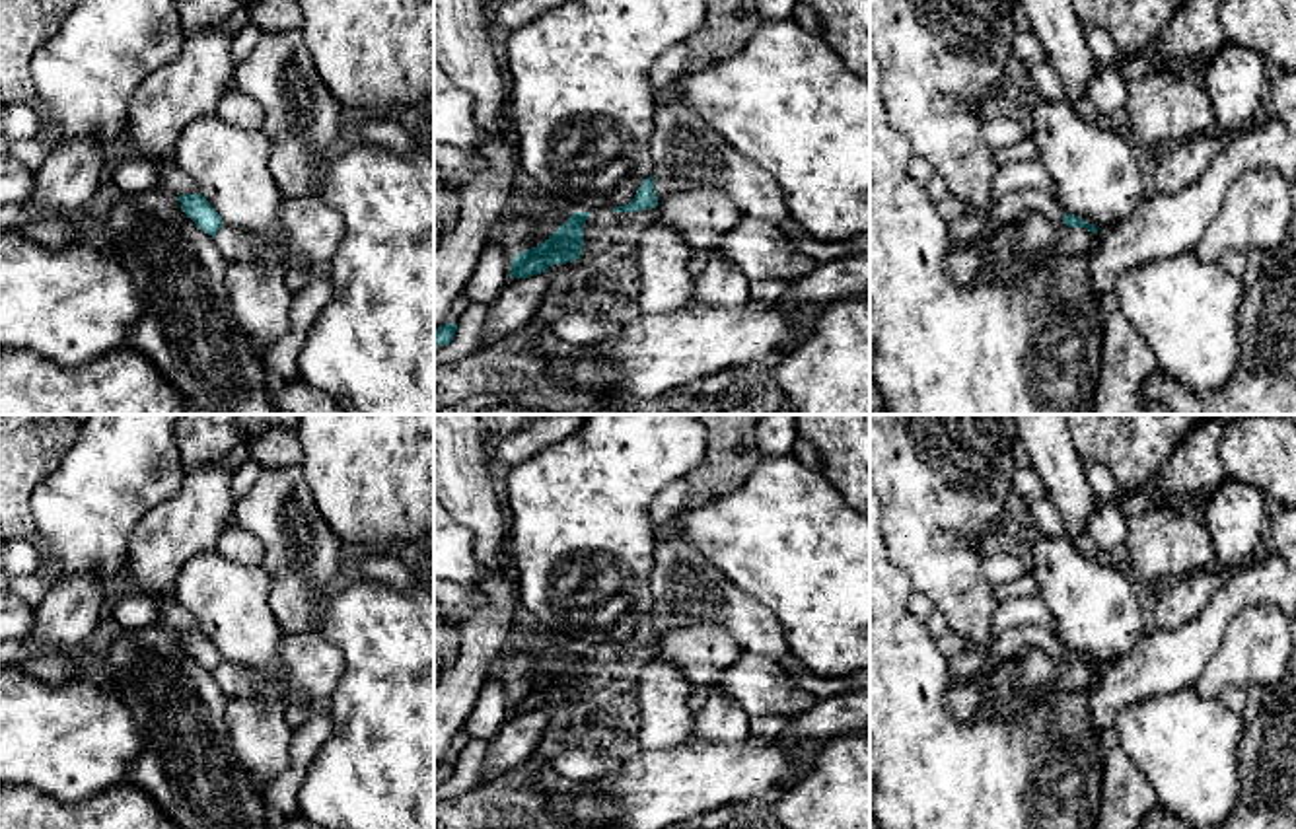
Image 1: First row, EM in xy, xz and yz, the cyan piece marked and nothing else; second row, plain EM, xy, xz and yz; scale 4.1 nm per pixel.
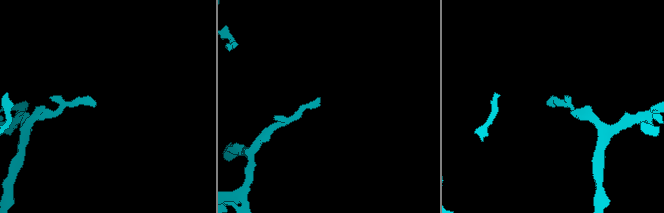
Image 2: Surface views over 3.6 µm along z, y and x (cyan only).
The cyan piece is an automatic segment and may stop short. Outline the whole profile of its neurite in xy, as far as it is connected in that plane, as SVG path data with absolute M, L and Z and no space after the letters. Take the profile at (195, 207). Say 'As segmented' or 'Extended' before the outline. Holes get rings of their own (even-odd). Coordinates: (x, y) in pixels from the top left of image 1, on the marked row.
As segmented. M179 195L179 202L183 212L208 235L216 235L222 228L220 214L212 208L212 204L200 195Z

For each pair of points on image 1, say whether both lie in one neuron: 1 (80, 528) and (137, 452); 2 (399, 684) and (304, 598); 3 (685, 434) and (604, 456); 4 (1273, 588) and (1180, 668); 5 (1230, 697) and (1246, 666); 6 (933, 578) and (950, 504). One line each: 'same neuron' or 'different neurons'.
1: same neuron
2: different neurons
3: same neuron
4: same neuron
5: different neurons
6: same neuron

